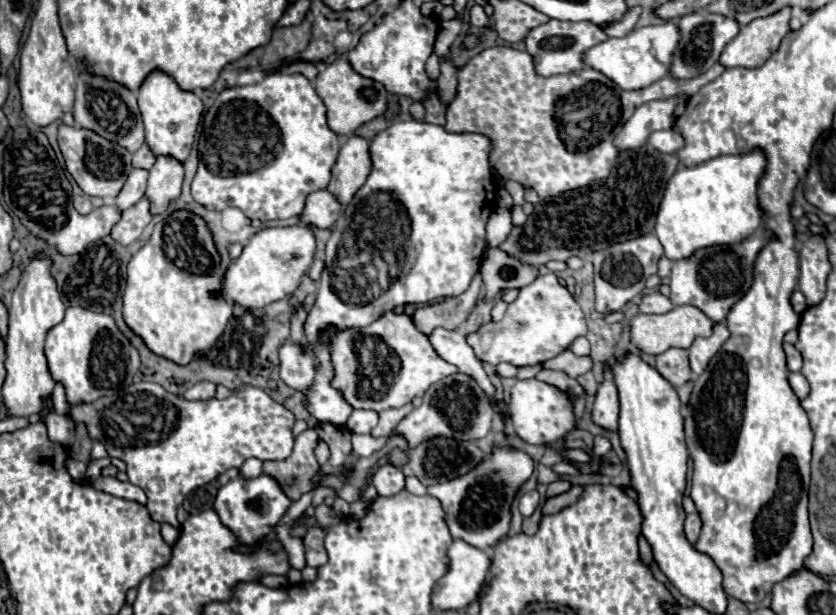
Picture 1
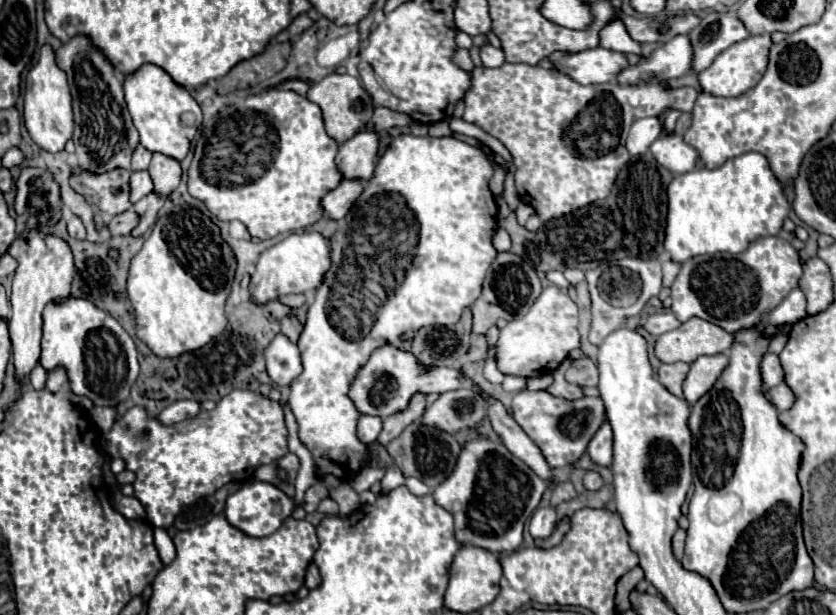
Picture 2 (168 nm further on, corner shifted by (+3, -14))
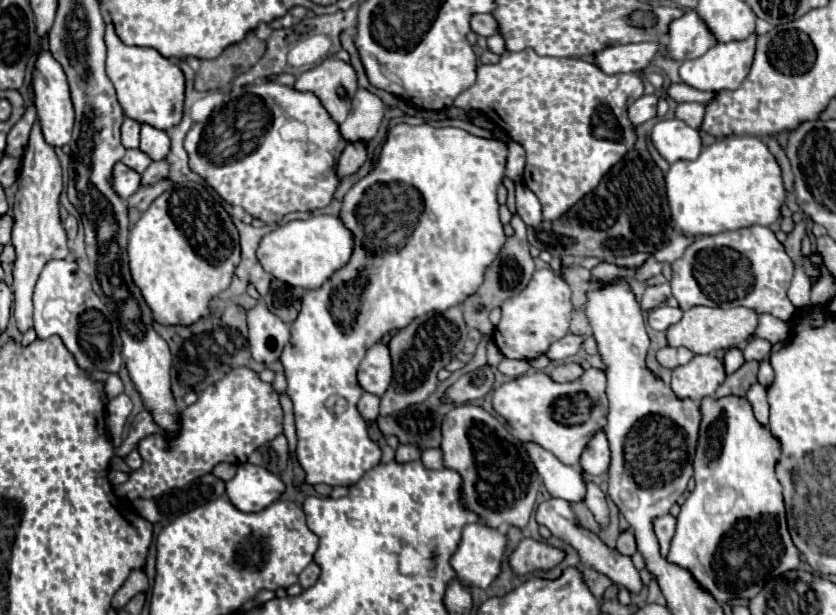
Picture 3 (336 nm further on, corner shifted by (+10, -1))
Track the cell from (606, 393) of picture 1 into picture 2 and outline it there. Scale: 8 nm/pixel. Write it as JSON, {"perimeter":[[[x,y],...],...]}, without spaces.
{"perimeter":[[[603,420],[603,426],[597,430],[597,434],[589,442],[589,456],[599,466],[611,464],[611,448],[613,448],[613,430],[607,420]]]}

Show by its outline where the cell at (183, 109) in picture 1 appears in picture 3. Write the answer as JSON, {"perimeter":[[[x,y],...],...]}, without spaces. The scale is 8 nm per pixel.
{"perimeter":[[[110,21],[106,23],[104,43],[108,49],[106,73],[114,83],[124,113],[138,123],[148,123],[164,131],[178,125],[178,121],[182,119],[184,105],[184,73],[180,71],[176,61],[160,55],[156,49],[124,45]]]}

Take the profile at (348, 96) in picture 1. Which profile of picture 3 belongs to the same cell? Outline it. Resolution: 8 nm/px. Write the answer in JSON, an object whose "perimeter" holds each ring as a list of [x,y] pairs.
{"perimeter":[[[328,57],[314,69],[304,71],[296,79],[294,89],[314,93],[332,119],[340,123],[348,117],[352,97],[358,89],[356,71],[350,63],[344,63],[338,57]]]}

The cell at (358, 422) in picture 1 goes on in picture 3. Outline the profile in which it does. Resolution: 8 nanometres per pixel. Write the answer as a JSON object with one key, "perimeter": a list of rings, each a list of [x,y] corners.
{"perimeter":[[[362,393],[360,401],[358,401],[358,411],[360,411],[360,415],[362,415],[366,421],[376,421],[376,417],[380,415],[378,409],[380,409],[380,397],[376,397],[376,395],[372,395],[372,393]]]}

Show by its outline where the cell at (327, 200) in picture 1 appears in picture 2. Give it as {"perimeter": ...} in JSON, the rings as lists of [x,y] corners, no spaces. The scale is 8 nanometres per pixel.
{"perimeter":[[[341,180],[341,184],[331,190],[327,196],[323,196],[323,214],[331,220],[341,220],[347,210],[353,206],[353,202],[359,198],[363,192],[365,184],[359,180]]]}

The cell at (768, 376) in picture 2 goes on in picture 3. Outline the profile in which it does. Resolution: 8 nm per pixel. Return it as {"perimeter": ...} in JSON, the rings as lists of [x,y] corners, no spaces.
{"perimeter":[[[750,339],[746,343],[746,347],[742,349],[742,353],[744,353],[746,361],[752,361],[752,359],[762,361],[762,359],[766,359],[770,355],[770,347],[772,345],[768,341],[764,341],[764,339]]]}

